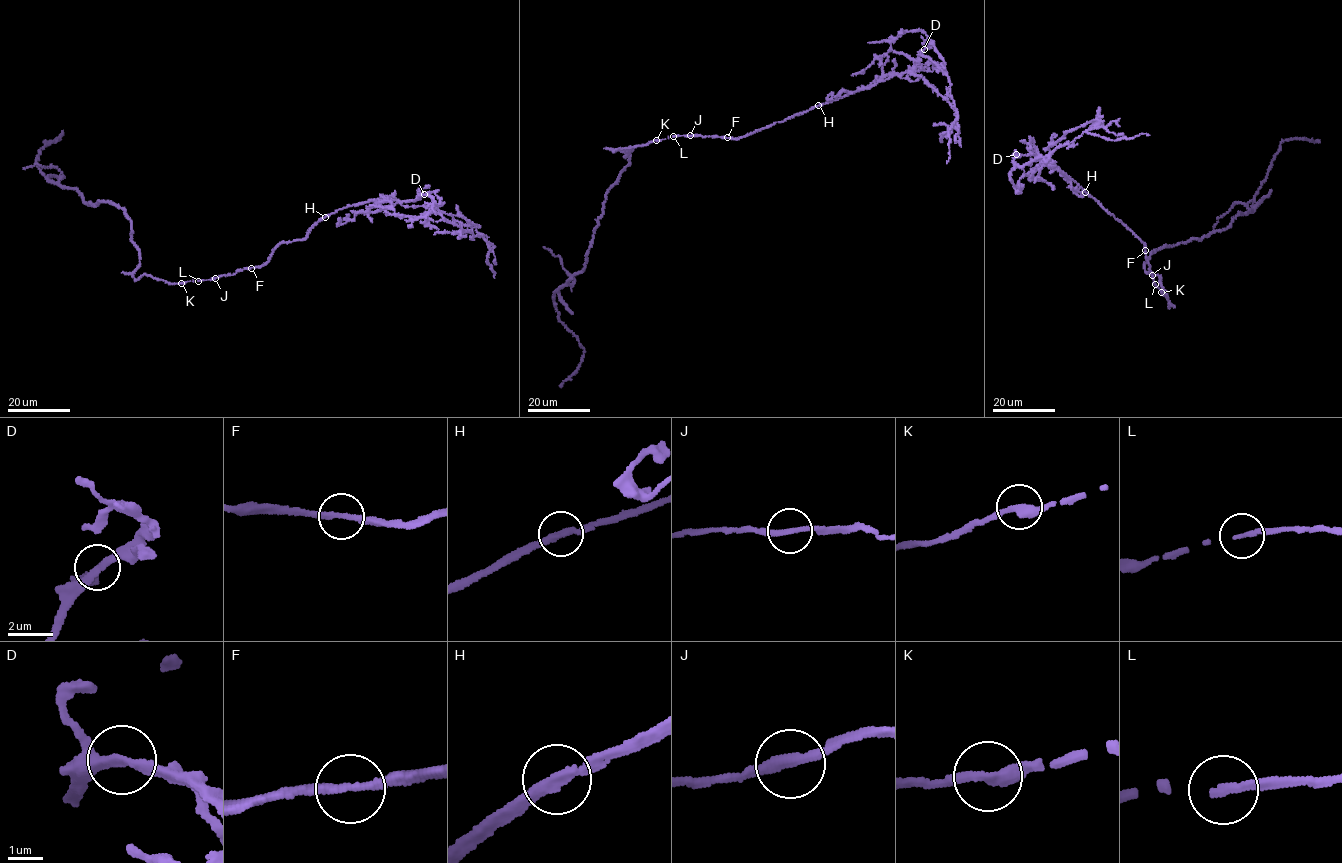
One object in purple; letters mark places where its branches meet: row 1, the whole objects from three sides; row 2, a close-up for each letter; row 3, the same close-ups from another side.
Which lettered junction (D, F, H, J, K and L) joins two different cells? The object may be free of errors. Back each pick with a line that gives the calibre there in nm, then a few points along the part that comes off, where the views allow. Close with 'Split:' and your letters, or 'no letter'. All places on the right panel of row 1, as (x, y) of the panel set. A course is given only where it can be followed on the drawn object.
Split: no letter

